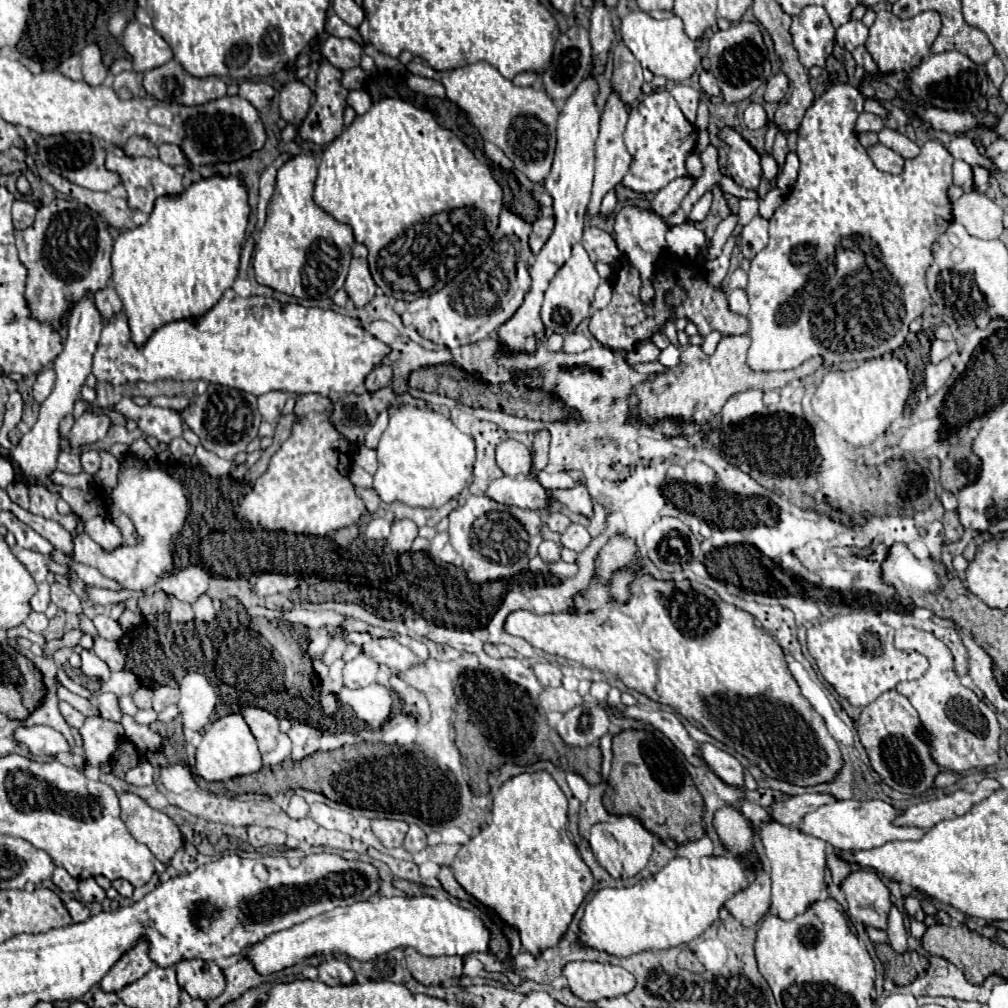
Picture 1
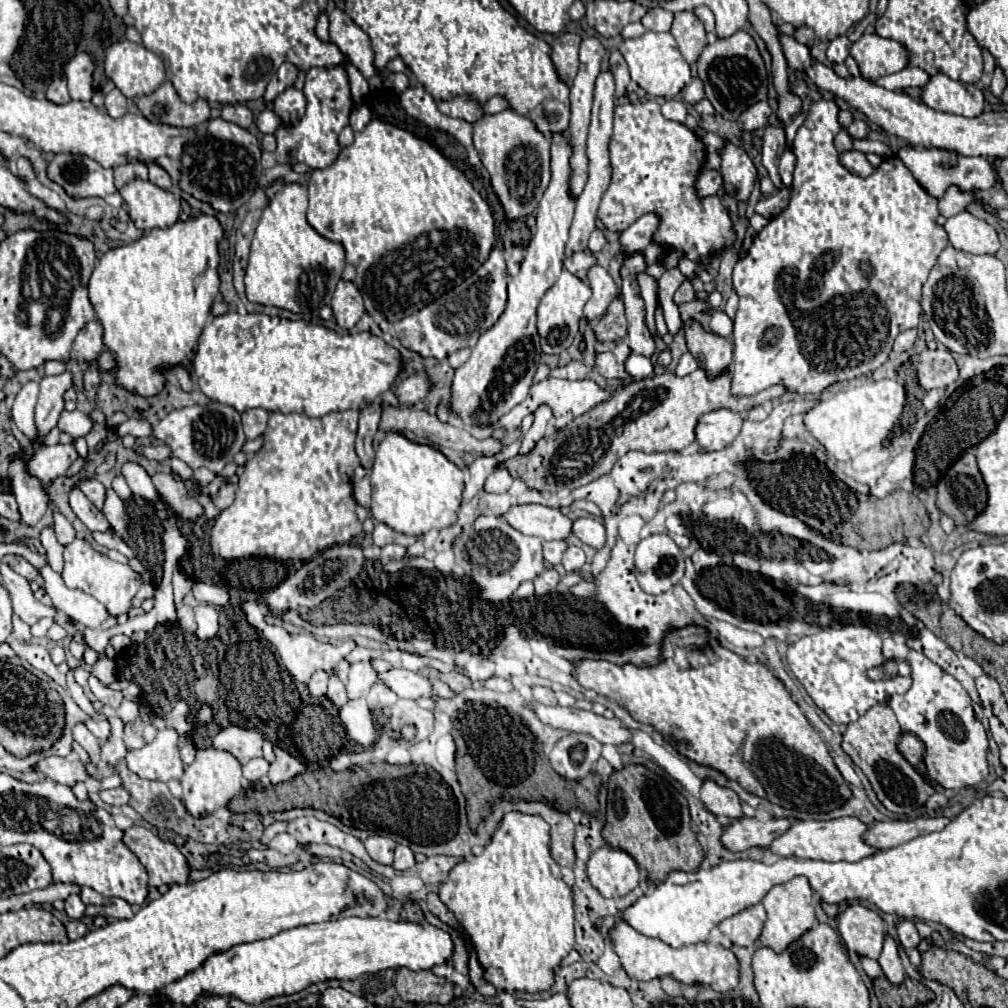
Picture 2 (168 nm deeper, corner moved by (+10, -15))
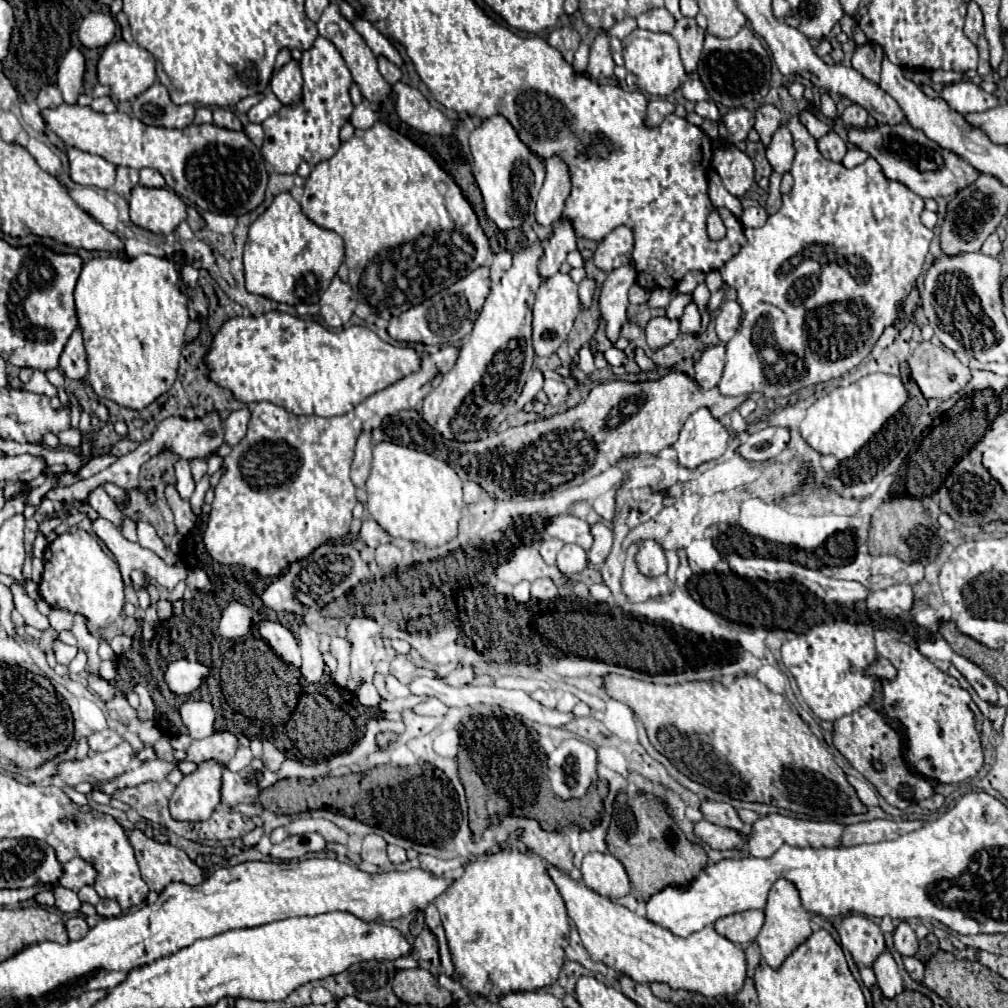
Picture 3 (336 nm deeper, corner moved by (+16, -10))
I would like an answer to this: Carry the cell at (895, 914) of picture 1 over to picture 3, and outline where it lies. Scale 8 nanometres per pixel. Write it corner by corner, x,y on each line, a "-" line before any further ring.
884,951
876,963
874,963
874,973
876,973
876,979
878,979
878,987
882,991
882,995
886,999
894,999
896,995
900,995
904,991
904,985
902,985
902,977
900,977
900,971
896,967
896,961
892,959
890,951

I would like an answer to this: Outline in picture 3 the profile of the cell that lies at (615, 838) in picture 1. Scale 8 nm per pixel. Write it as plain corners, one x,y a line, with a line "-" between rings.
588,853
582,861
582,875
588,889
608,899
630,893
630,881
622,863
610,853

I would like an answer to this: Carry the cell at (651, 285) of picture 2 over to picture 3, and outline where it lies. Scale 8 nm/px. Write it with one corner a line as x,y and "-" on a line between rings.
618,227
598,243
598,249
594,251
594,265
606,273
622,265
628,265
632,247
634,247
632,231
628,227

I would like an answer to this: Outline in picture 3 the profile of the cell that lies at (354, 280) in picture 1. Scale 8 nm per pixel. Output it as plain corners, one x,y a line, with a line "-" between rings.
334,277
330,287
320,297
320,315
330,327
342,327
344,323
348,323
354,309
356,299
350,285
340,281
340,277

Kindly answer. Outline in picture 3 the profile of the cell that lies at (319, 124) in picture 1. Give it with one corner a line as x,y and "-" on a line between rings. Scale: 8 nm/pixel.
316,37
316,43
302,53
300,65
304,75
304,95
300,105
284,105
276,115
262,123
262,155
276,173
296,173
302,161
314,167
320,161
330,159
340,147
340,129
350,121
354,109
348,93
352,75
340,57
340,51
328,39

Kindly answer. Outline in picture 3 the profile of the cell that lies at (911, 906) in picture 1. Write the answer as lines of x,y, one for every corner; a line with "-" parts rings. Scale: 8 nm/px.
900,923
894,931
894,947
902,957
912,957
918,951
918,939
908,923

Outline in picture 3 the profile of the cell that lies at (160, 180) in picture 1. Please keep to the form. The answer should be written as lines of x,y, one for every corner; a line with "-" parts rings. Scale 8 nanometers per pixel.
134,187
128,197
130,219
158,235
170,235
186,219
186,205
172,189

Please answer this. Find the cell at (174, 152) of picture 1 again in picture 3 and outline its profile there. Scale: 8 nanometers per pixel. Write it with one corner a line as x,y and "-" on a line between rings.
140,169
140,185
144,185
144,187
166,187
166,181
154,169

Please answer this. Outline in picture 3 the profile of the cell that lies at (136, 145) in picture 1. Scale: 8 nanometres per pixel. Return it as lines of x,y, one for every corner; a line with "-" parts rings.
118,167
116,175
116,185
114,191
122,197
130,195
130,189
133,189
139,183
139,170
129,167

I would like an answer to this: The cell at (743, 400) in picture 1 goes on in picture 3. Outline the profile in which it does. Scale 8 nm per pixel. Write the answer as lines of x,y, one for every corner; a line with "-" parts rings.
698,409
684,423
678,441
672,445
680,467
696,469
698,465
718,459
726,451
728,427
714,419
708,409

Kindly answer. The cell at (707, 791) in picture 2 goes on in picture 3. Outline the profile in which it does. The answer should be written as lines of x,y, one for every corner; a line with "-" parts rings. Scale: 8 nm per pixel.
704,801
700,811
706,821
726,827
726,829
734,829
738,833
744,833
744,823
740,821
740,817
732,805
718,803
718,801

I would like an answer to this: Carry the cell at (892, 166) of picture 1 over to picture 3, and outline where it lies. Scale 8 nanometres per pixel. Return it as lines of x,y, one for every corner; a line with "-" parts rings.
828,131
828,135
816,139
816,145
818,145
818,151
830,161
840,163
842,157
846,155
846,143
834,131

